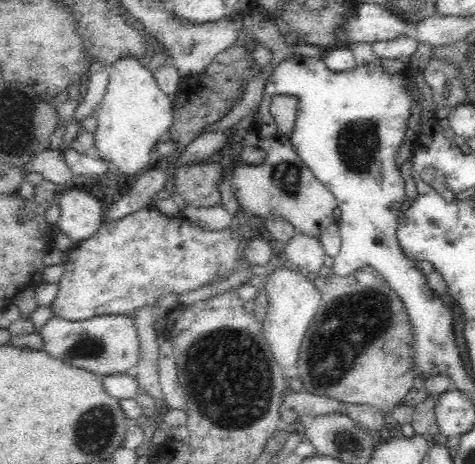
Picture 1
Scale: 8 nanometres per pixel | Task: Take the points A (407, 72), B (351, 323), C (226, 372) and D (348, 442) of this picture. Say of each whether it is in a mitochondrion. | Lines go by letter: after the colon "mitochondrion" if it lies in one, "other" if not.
A: other
B: mitochondrion
C: mitochondrion
D: mitochondrion

